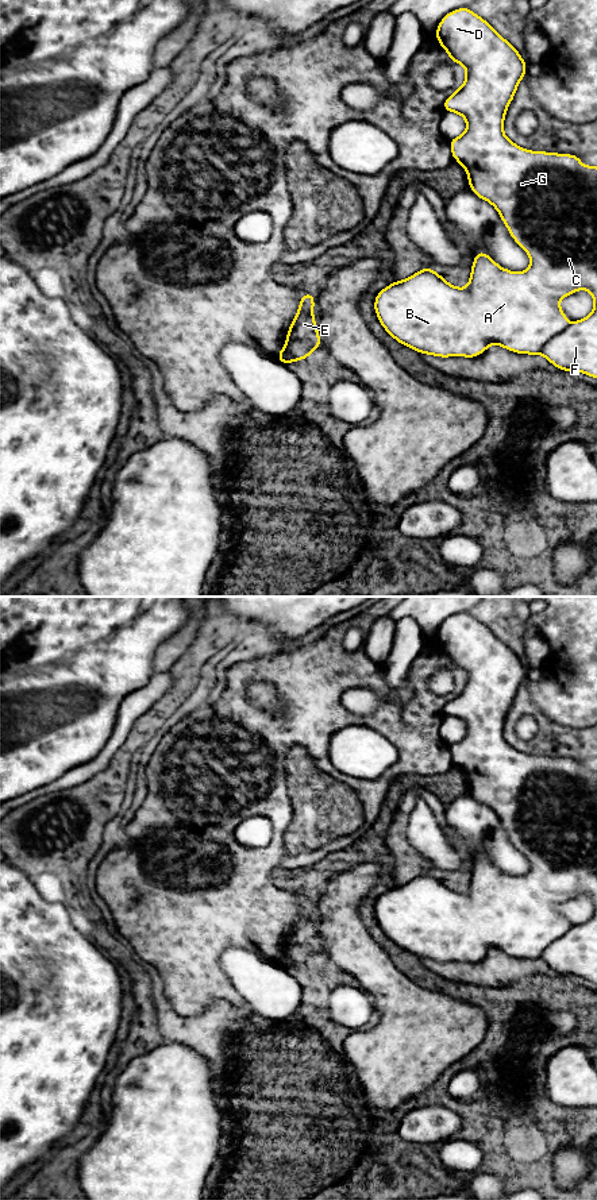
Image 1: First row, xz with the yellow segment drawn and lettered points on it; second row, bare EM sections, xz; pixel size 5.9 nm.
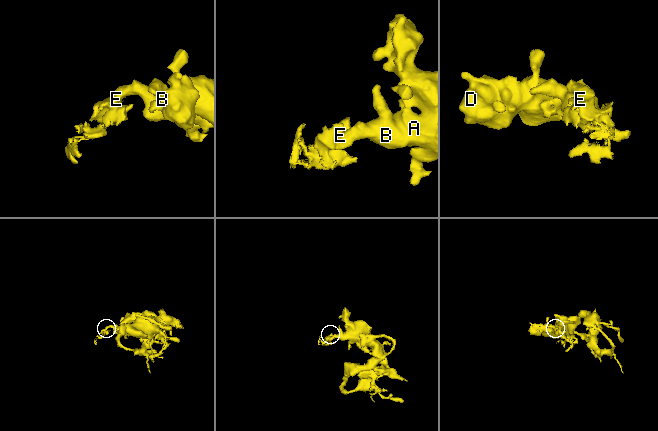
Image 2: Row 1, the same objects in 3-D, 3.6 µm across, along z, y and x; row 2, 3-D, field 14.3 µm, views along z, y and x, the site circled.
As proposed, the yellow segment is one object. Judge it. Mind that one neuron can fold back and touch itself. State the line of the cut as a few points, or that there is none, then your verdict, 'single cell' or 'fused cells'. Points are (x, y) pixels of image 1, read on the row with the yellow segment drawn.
cut xz (305, 339), (295, 339), (289, 346), (289, 354), (293, 359); fused cells

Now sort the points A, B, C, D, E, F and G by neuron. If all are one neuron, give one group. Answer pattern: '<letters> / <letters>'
A B C D F G / E

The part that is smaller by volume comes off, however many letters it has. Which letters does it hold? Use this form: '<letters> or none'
E

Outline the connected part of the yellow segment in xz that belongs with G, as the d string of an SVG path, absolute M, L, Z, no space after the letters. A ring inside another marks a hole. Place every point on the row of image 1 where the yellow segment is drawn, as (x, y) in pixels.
M469 7L454 9L442 18L435 36L451 62L466 67L463 85L442 105L443 111L462 115L467 123L461 136L448 139L451 155L467 171L471 192L497 209L512 239L529 255L531 266L515 273L502 269L485 251L478 251L474 254L466 289L450 285L427 266L378 292L374 312L382 328L394 340L419 354L477 358L489 346L497 344L511 352L542 354L562 371L579 371L597 379L597 165L582 166L581 157L573 154L525 150L507 138L502 131L507 108L528 65L485 19ZM579 289L586 289L592 294L594 309L588 317L567 324L567 316L558 302Z

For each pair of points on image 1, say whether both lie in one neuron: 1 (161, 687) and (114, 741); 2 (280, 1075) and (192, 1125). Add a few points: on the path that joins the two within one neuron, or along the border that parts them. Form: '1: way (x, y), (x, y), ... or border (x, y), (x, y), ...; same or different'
1: way (147, 698), (126, 720), (123, 728); same
2: border (227, 1075), (230, 1083), (220, 1087), (220, 1094); different

